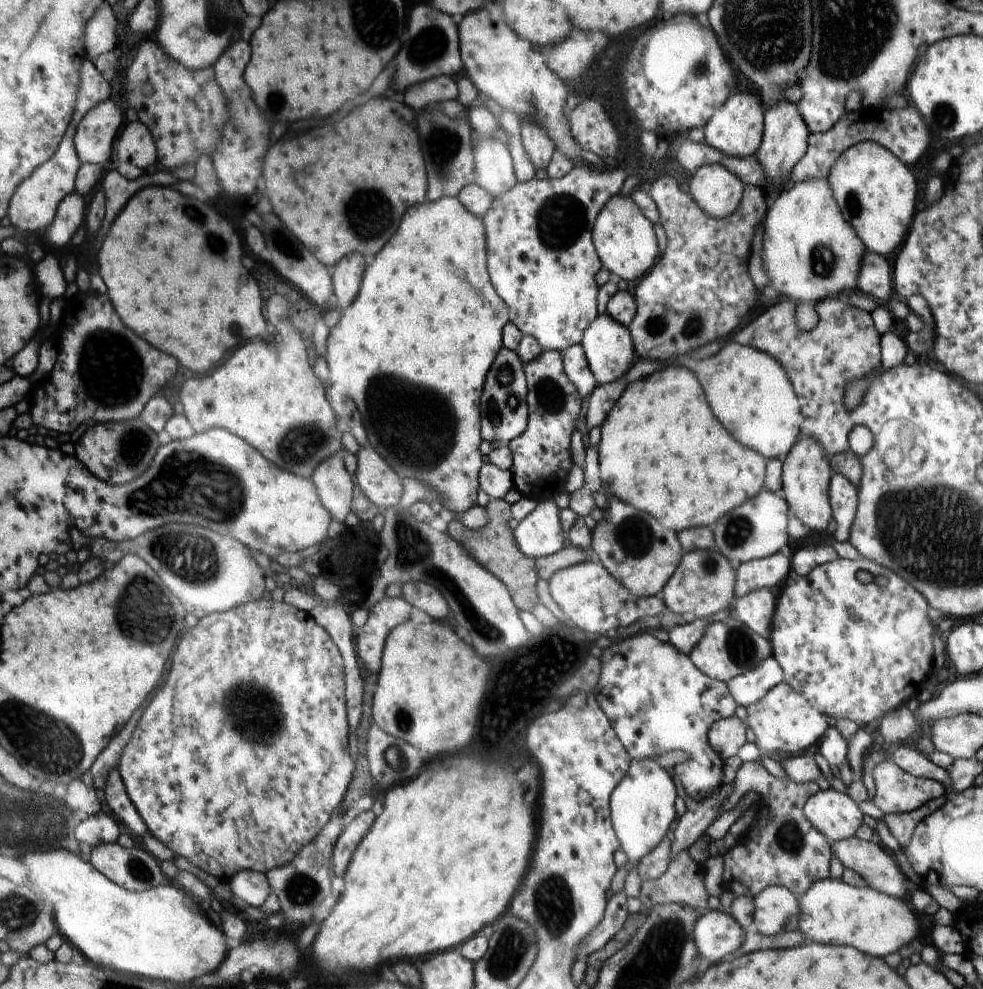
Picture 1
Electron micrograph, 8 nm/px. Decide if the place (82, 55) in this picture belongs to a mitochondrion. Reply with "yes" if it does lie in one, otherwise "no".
no

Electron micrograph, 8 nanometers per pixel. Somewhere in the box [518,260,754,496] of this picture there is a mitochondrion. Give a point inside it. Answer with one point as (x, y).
(692, 323)

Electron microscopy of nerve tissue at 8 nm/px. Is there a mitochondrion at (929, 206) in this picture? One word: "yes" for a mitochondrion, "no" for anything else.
no

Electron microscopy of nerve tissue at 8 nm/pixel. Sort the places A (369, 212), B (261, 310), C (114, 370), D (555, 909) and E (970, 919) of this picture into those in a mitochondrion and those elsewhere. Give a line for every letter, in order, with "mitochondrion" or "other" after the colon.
A: mitochondrion
B: other
C: mitochondrion
D: mitochondrion
E: other

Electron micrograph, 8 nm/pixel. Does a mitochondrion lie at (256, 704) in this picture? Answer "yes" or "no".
yes

